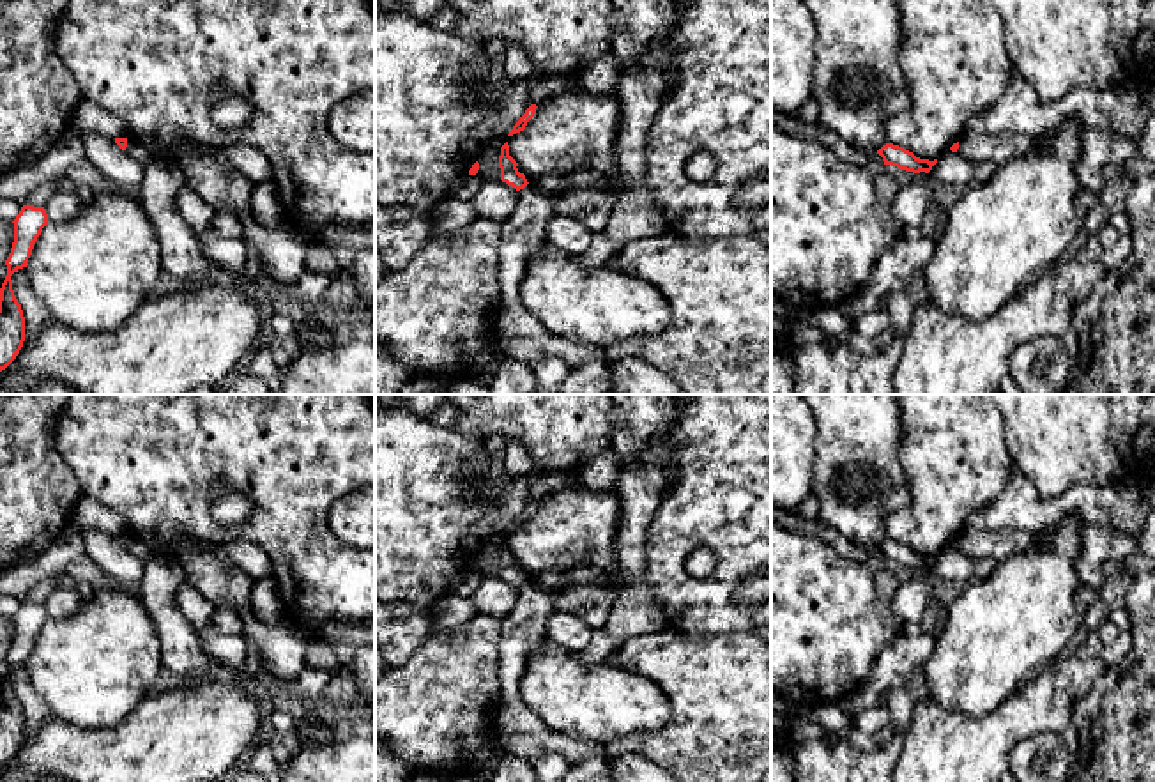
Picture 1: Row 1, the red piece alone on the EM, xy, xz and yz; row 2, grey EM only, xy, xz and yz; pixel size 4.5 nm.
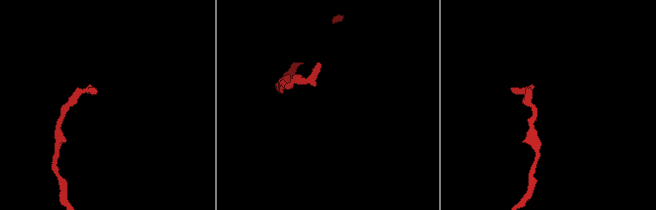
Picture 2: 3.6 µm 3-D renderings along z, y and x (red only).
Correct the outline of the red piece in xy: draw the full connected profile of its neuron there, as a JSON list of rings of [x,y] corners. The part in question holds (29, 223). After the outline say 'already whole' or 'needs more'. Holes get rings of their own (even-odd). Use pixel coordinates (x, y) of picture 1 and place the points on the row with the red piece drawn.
[[[23,205],[14,223],[14,242],[5,260],[7,276],[0,288],[0,372],[19,354],[25,341],[25,317],[18,303],[11,276],[27,267],[34,244],[48,225],[44,207]]] | already whole

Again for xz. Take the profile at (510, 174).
[[[508,142],[501,147],[499,156],[499,168],[501,168],[501,180],[508,186],[515,188],[516,191],[524,189],[529,182],[524,173],[518,172],[518,163],[509,156]]] | already whole

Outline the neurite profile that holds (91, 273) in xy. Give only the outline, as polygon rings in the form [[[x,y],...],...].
[[[103,188],[74,219],[48,221],[25,271],[51,322],[113,331],[154,292],[161,246],[142,202]]]

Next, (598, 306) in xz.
[[[545,242],[531,255],[520,283],[524,306],[555,336],[608,349],[616,341],[653,336],[670,326],[670,306],[651,283],[628,276],[616,264],[584,267],[575,255]]]

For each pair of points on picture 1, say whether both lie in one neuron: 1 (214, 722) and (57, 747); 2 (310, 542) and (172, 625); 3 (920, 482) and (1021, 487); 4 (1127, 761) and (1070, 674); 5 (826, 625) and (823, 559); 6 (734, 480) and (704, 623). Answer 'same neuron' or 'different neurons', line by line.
1: same neuron
2: different neurons
3: different neurons
4: different neurons
5: same neuron
6: same neuron

